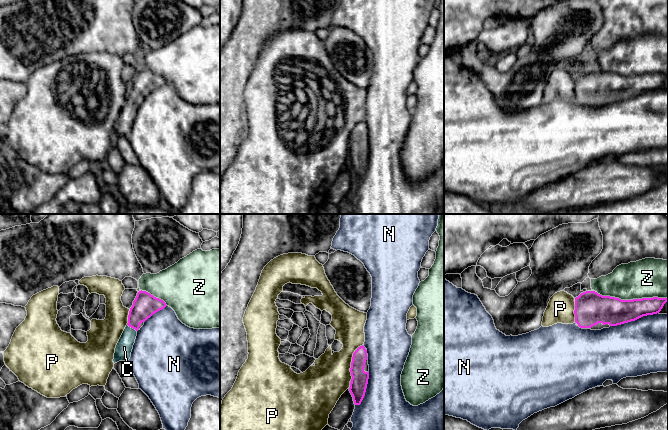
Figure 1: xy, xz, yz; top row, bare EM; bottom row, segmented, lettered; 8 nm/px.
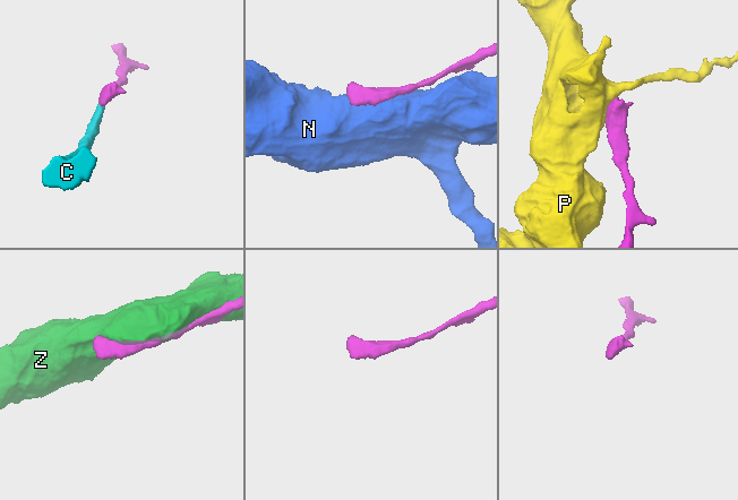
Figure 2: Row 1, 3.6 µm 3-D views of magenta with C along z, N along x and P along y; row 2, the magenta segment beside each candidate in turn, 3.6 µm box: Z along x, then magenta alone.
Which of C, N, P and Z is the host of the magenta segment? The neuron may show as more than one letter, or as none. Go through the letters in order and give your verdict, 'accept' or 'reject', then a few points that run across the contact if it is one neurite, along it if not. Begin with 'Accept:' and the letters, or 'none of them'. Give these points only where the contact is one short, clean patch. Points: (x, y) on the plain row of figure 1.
Accept: C
C: accept; line xy (145, 81), (137, 90), (131, 103), (124, 123)
N: reject
P: reject; line xz (355, 127), (351, 138), (350, 156)
Z: reject

